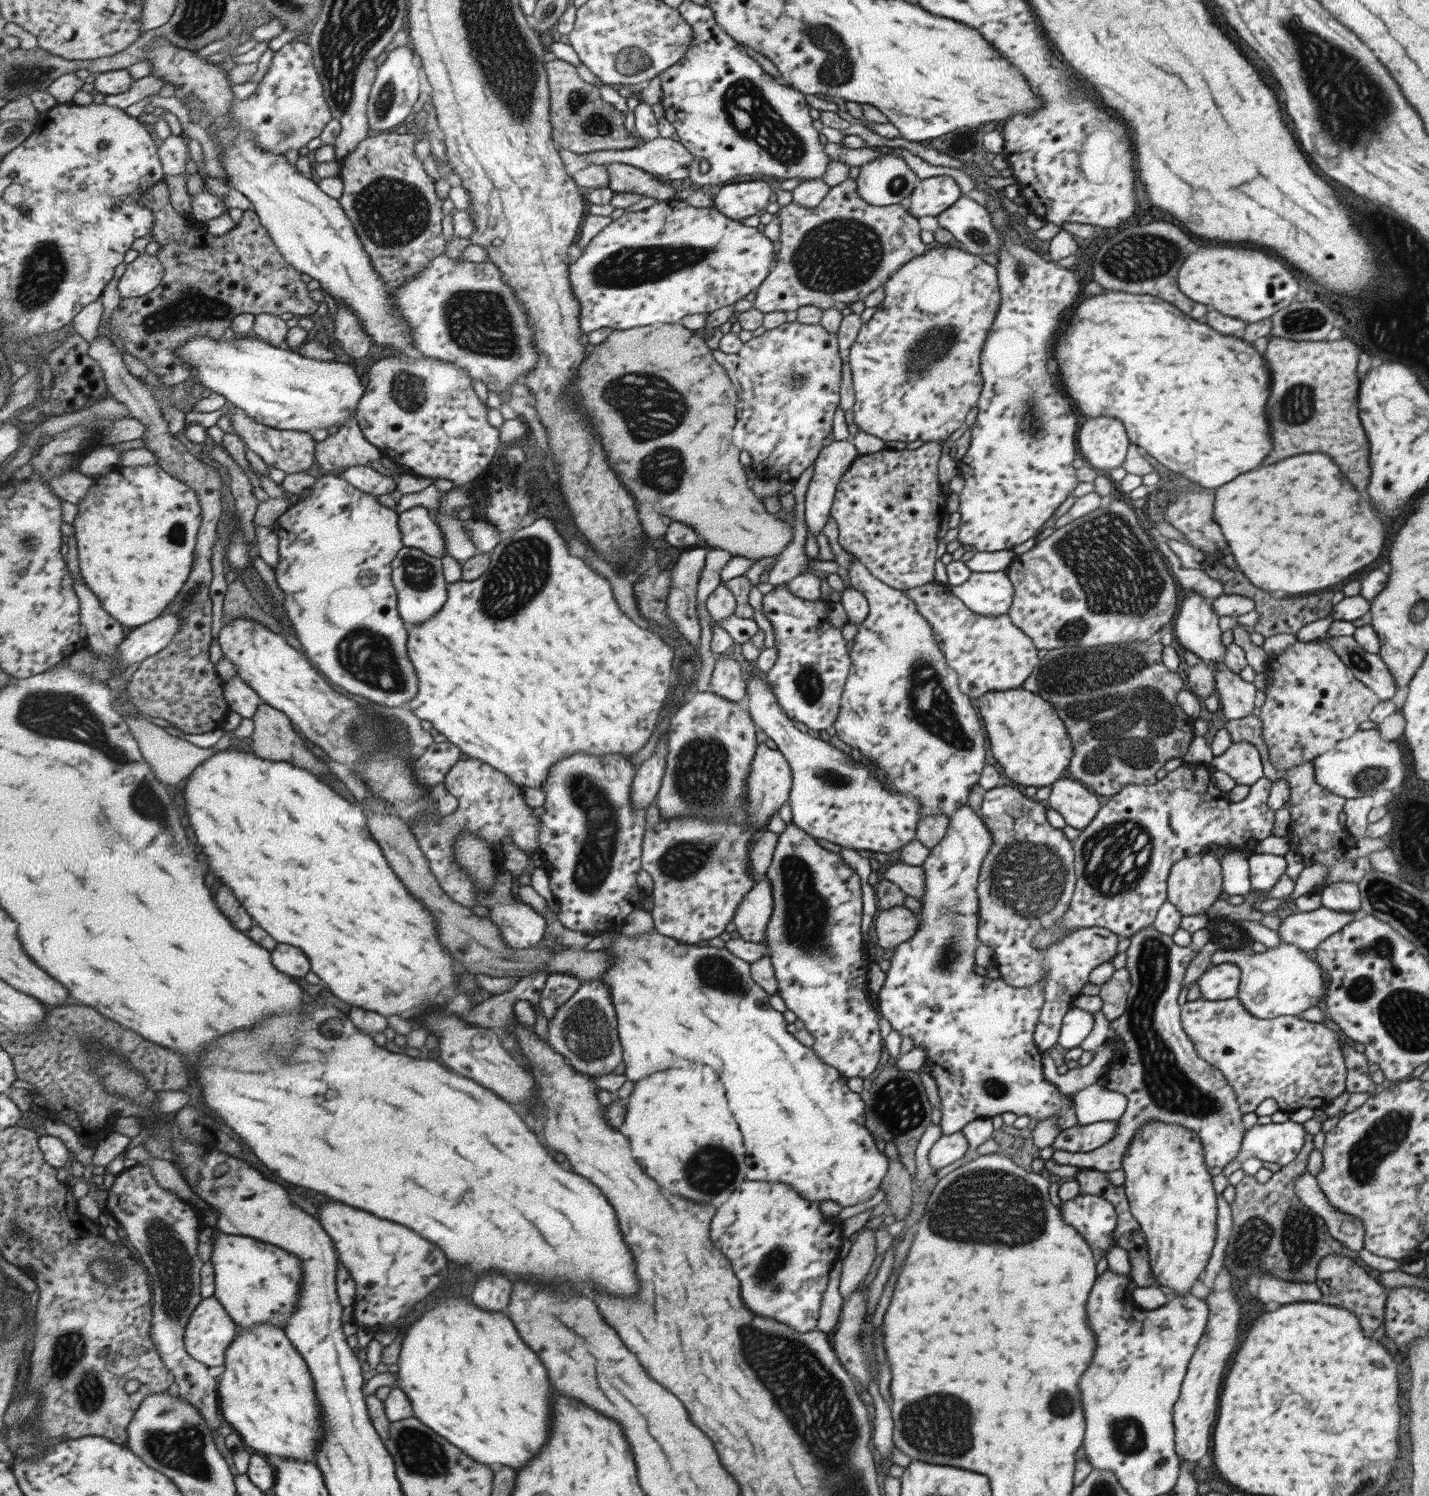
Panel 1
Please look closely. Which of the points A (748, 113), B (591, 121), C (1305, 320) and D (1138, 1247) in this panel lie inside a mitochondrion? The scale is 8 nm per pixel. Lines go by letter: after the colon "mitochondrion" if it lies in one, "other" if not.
A: mitochondrion
B: mitochondrion
C: mitochondrion
D: other

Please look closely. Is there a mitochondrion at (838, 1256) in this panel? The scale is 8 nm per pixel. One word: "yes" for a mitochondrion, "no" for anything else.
no

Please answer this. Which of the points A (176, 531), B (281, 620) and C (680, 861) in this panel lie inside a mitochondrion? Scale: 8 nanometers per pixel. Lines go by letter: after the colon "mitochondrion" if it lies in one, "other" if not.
A: mitochondrion
B: other
C: mitochondrion

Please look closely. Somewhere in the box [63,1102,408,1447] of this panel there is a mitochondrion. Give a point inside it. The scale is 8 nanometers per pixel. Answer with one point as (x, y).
(172, 1259)

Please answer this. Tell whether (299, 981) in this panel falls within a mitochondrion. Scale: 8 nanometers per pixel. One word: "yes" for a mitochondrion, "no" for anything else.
no

